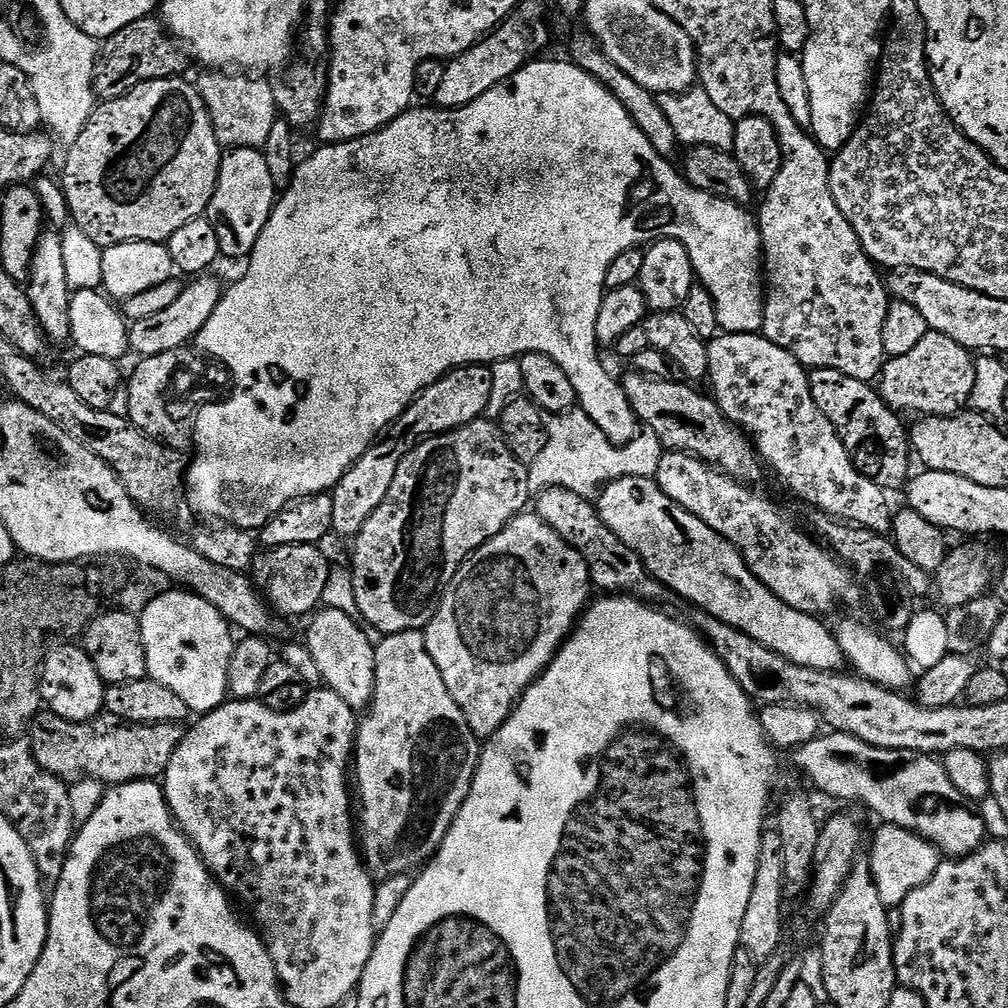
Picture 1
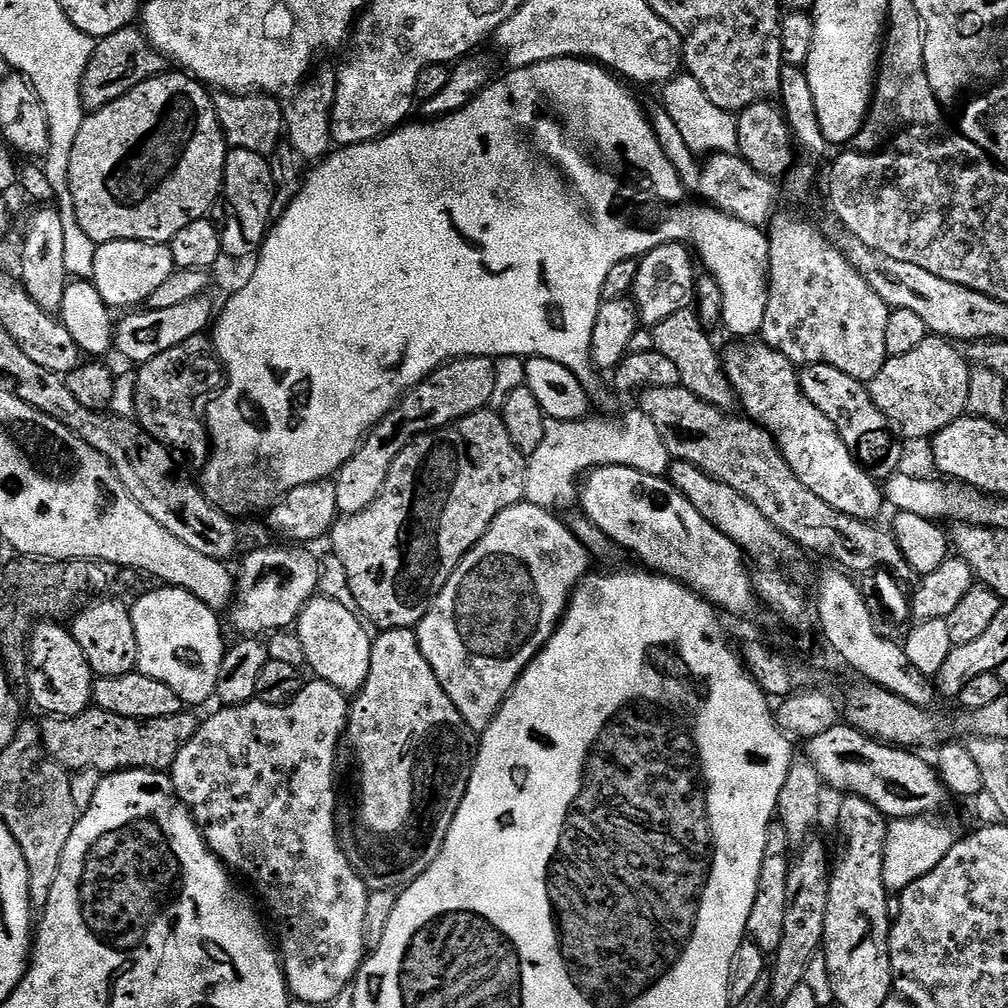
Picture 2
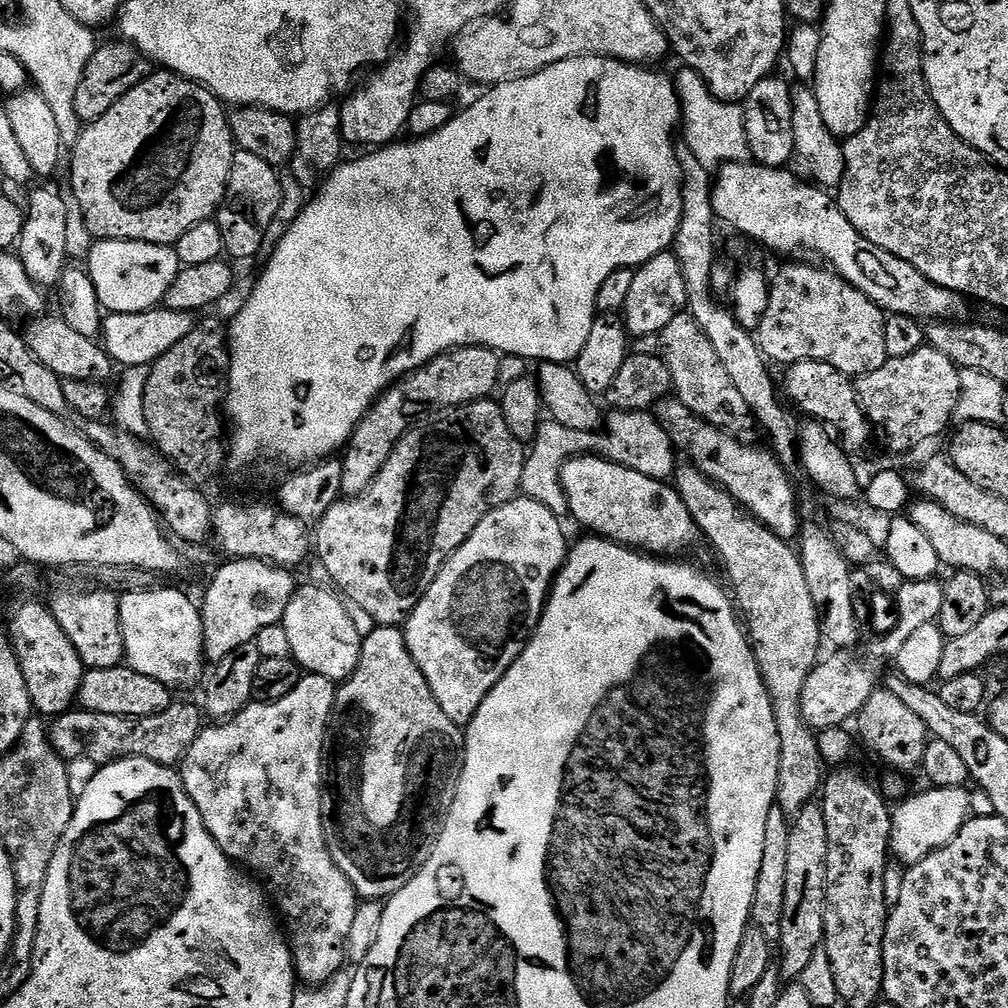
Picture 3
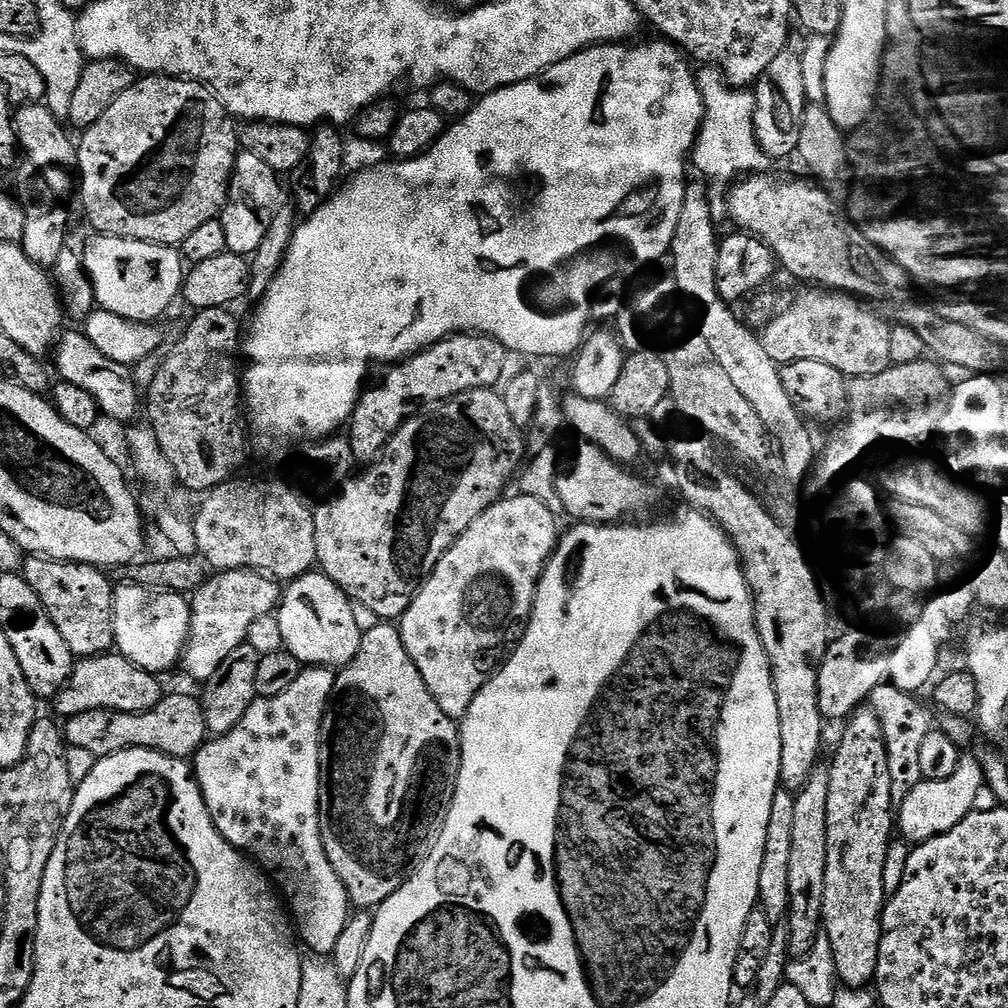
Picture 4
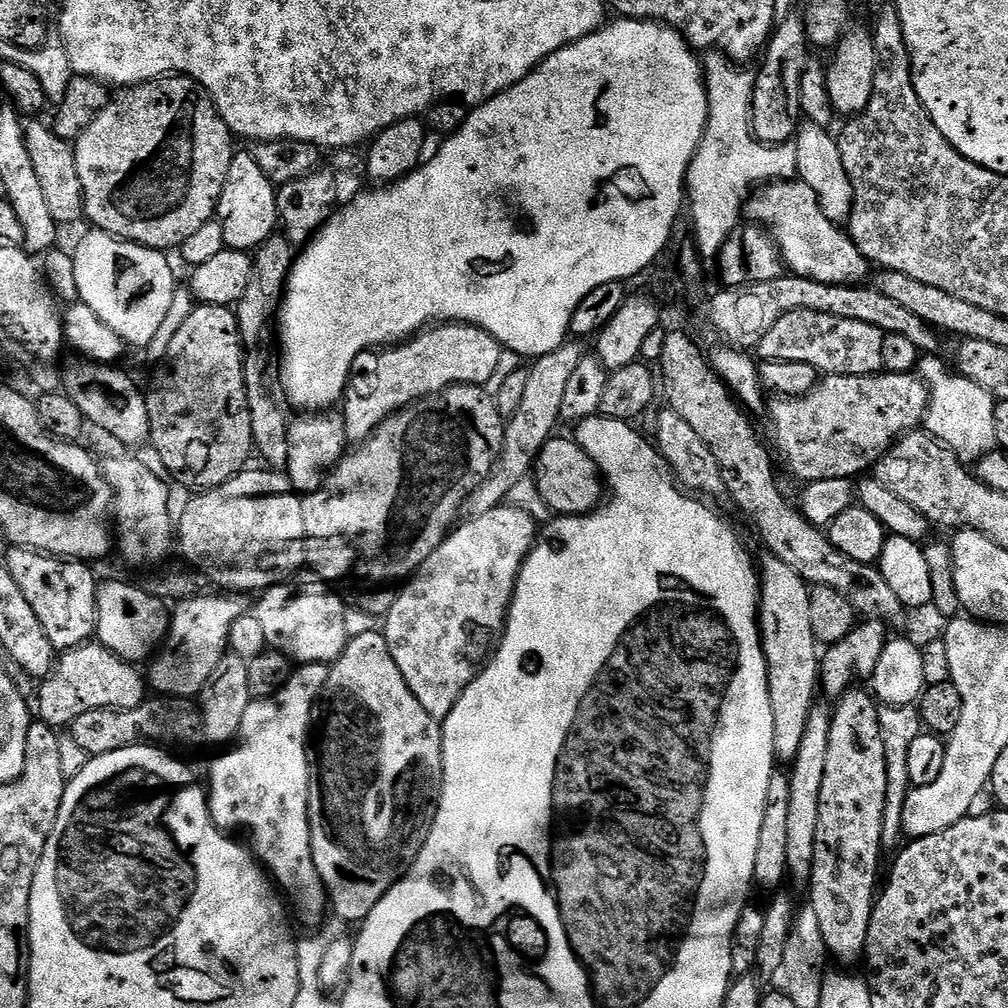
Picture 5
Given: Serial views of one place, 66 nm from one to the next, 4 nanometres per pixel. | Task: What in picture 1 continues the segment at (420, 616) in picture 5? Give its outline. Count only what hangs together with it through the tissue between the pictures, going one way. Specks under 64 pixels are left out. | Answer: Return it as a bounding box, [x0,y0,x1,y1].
[423,514,594,738]

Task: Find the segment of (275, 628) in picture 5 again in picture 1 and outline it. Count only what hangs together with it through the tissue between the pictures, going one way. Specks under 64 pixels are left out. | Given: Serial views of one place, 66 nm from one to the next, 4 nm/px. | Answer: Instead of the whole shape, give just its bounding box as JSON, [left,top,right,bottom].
[306,607,376,709]

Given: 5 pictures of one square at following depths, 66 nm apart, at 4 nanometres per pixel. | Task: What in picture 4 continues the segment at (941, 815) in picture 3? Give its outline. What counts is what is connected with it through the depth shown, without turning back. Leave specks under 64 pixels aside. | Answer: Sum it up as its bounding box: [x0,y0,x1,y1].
[898,755,985,845]

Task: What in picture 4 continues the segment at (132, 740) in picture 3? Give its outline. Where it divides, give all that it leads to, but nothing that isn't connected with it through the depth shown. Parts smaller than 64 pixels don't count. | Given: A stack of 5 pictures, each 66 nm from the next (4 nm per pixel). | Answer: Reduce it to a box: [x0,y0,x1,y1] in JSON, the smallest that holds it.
[63,692,209,761]

